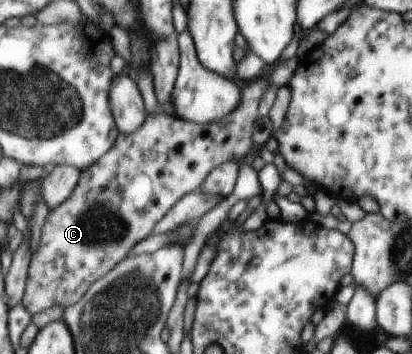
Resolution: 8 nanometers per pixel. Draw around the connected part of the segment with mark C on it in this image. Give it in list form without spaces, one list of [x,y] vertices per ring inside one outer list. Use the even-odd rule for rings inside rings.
[[[262,78],[248,81],[241,89],[240,105],[219,122],[193,124],[191,121],[165,116],[158,111],[154,115],[148,115],[132,135],[118,134],[116,143],[109,152],[93,166],[81,172],[78,187],[72,196],[58,209],[49,212],[41,228],[37,251],[31,258],[23,306],[34,315],[54,306],[61,306],[66,310],[78,304],[98,279],[113,267],[117,267],[135,244],[153,232],[155,225],[169,213],[170,208],[180,198],[197,192],[204,178],[216,166],[221,166],[231,159],[241,163],[246,155],[258,156],[257,148],[251,142],[251,133],[264,88],[265,80]],[[140,174],[146,175],[142,176],[146,178],[146,184],[142,184],[142,188],[134,188],[130,196],[128,186],[132,186],[134,182],[138,184]]]

